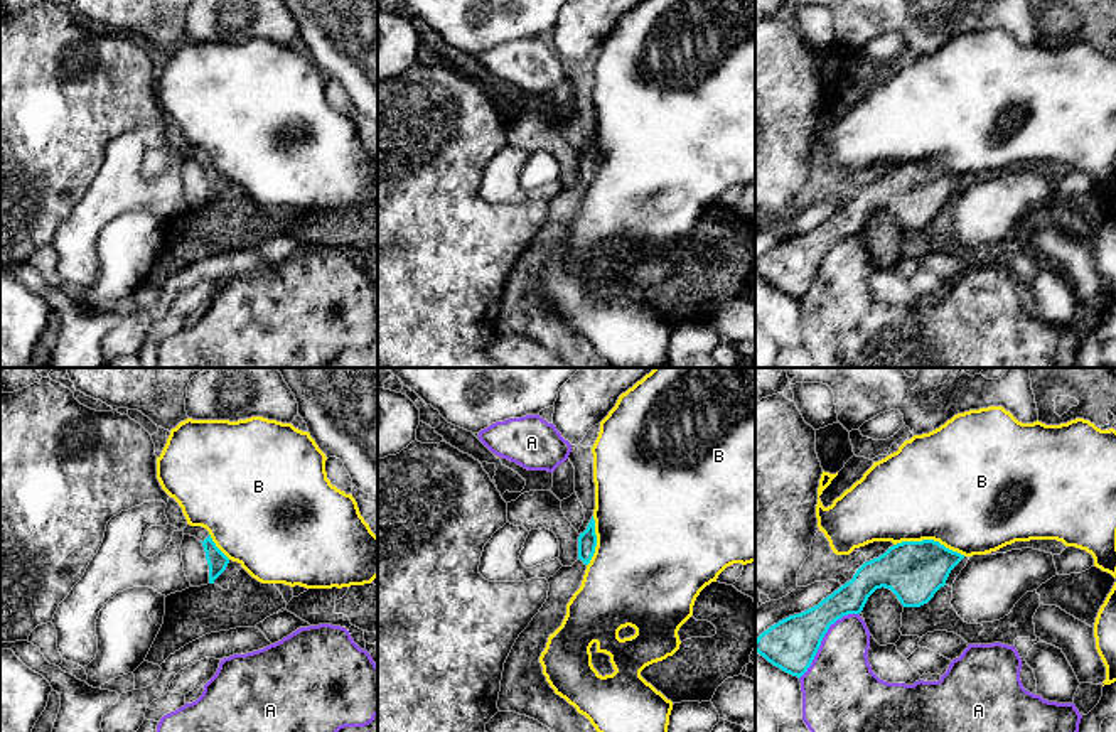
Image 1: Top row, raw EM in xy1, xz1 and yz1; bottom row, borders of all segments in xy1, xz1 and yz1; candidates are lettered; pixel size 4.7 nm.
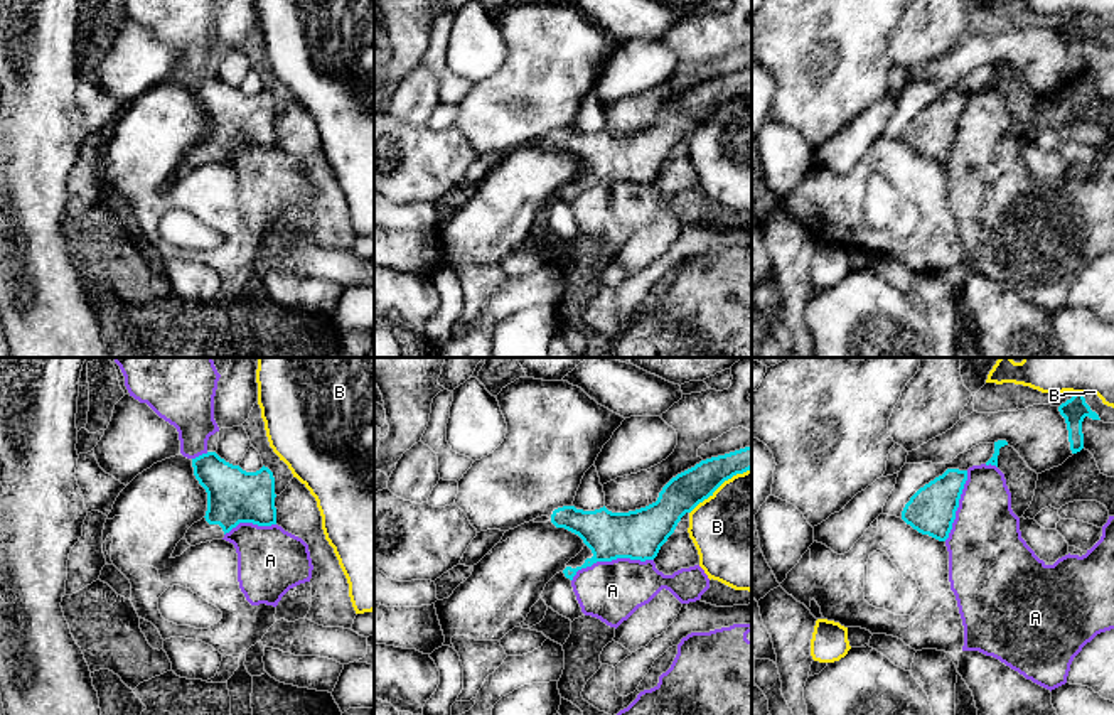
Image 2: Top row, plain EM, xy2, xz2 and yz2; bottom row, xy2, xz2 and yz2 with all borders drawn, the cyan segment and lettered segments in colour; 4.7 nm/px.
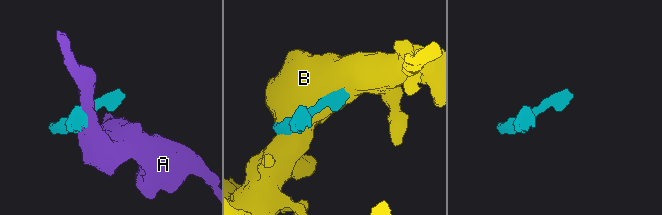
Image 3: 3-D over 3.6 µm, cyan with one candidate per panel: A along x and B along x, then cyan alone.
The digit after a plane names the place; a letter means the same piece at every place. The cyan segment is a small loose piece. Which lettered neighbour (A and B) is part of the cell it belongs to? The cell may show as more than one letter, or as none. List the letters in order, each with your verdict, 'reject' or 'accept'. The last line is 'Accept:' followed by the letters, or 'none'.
A: reject
B: reject
Accept: none

